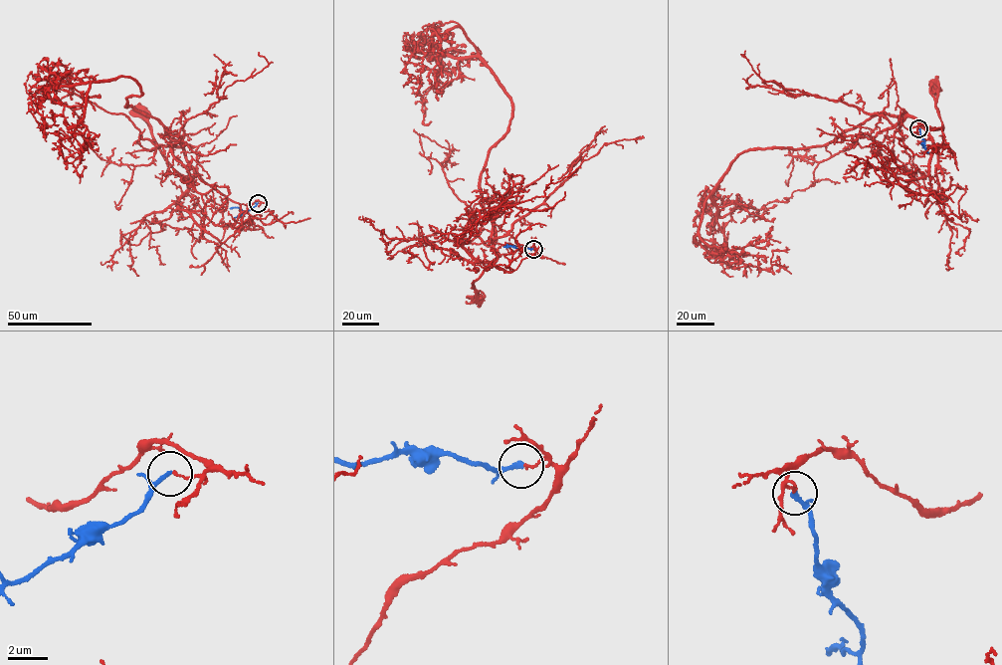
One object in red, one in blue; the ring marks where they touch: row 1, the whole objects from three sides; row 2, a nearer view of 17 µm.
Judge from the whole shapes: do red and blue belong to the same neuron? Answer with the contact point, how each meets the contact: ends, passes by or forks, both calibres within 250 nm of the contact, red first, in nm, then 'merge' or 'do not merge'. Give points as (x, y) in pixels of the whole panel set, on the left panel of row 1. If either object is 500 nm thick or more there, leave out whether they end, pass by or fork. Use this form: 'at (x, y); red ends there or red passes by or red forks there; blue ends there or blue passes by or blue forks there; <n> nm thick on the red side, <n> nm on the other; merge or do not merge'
at (258, 203); red ends there; blue ends there; 100 nm thick on the red side, 200 nm on the other; do not merge

